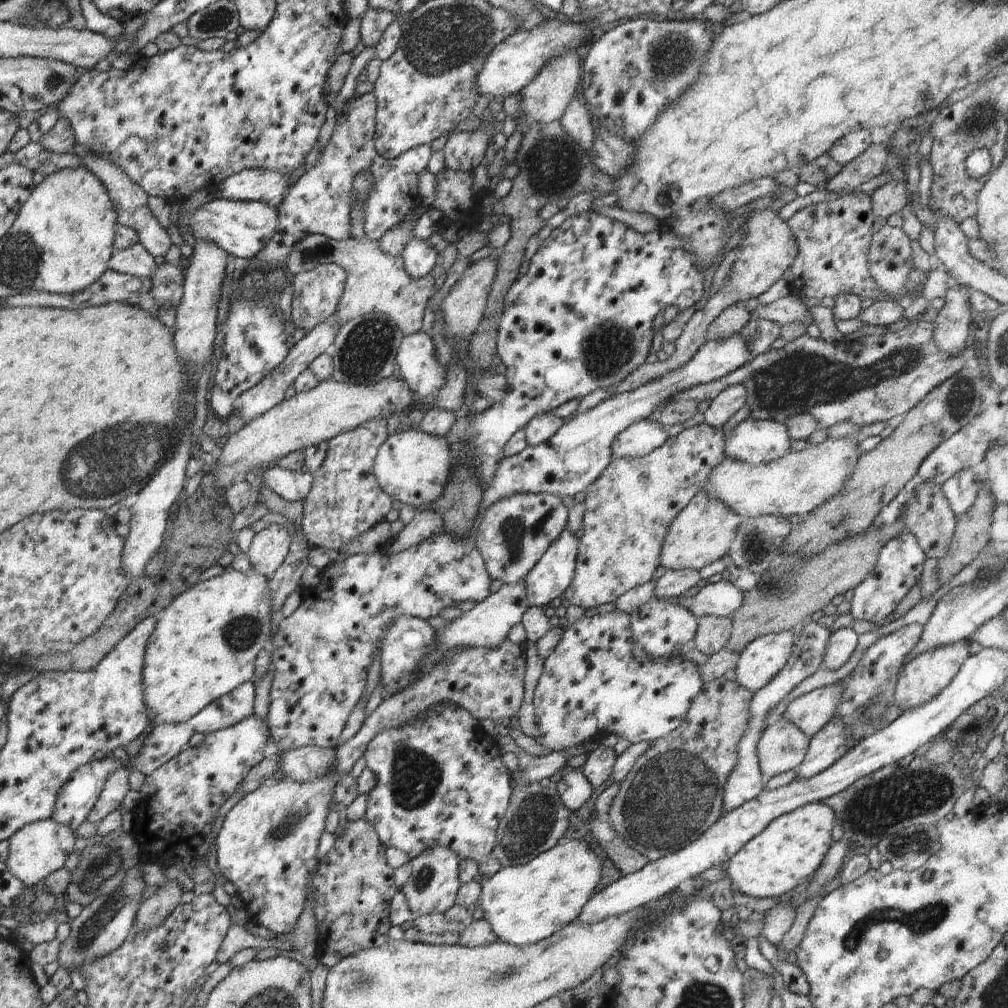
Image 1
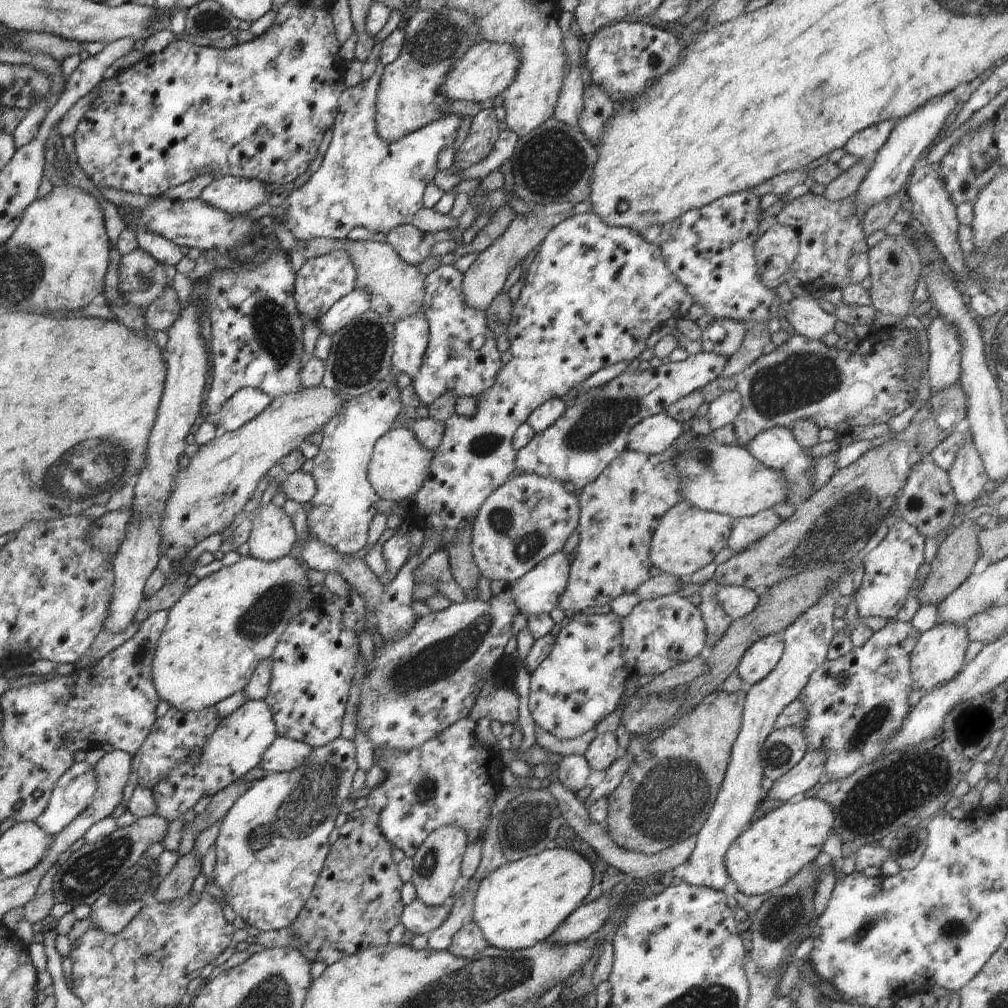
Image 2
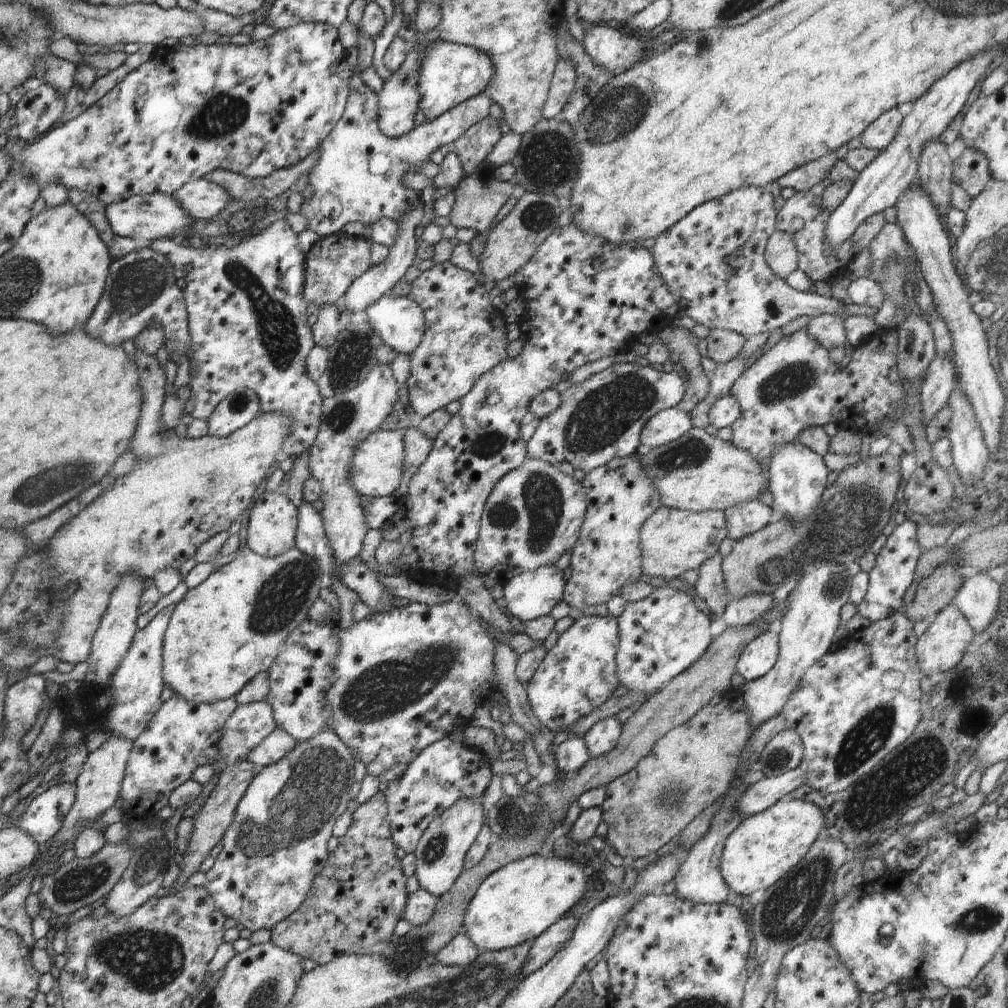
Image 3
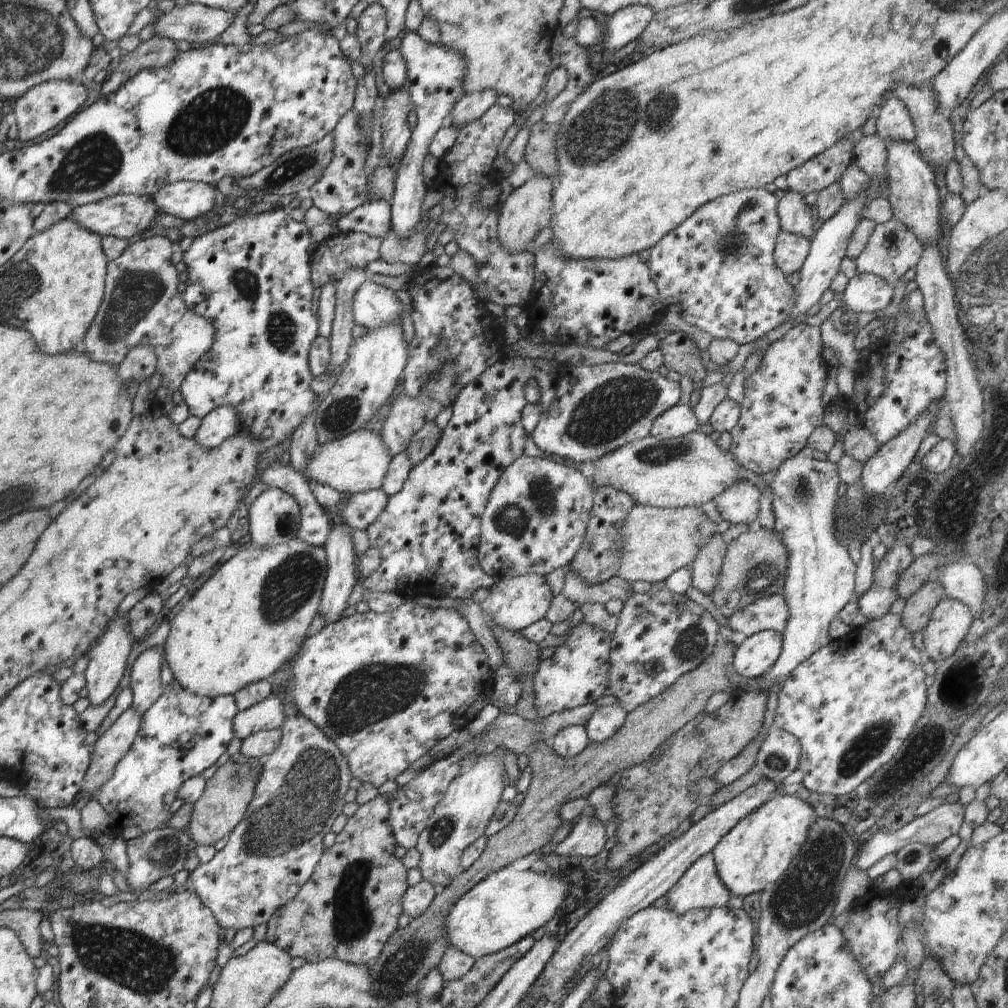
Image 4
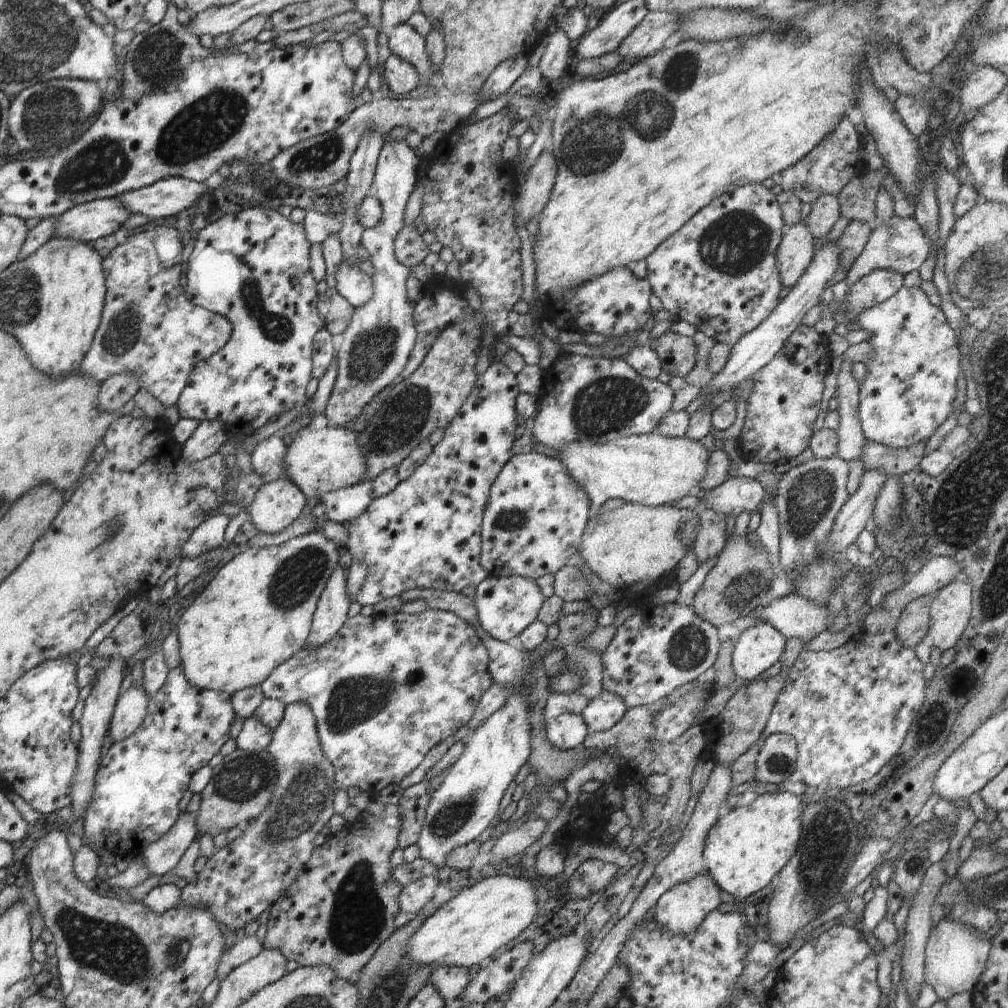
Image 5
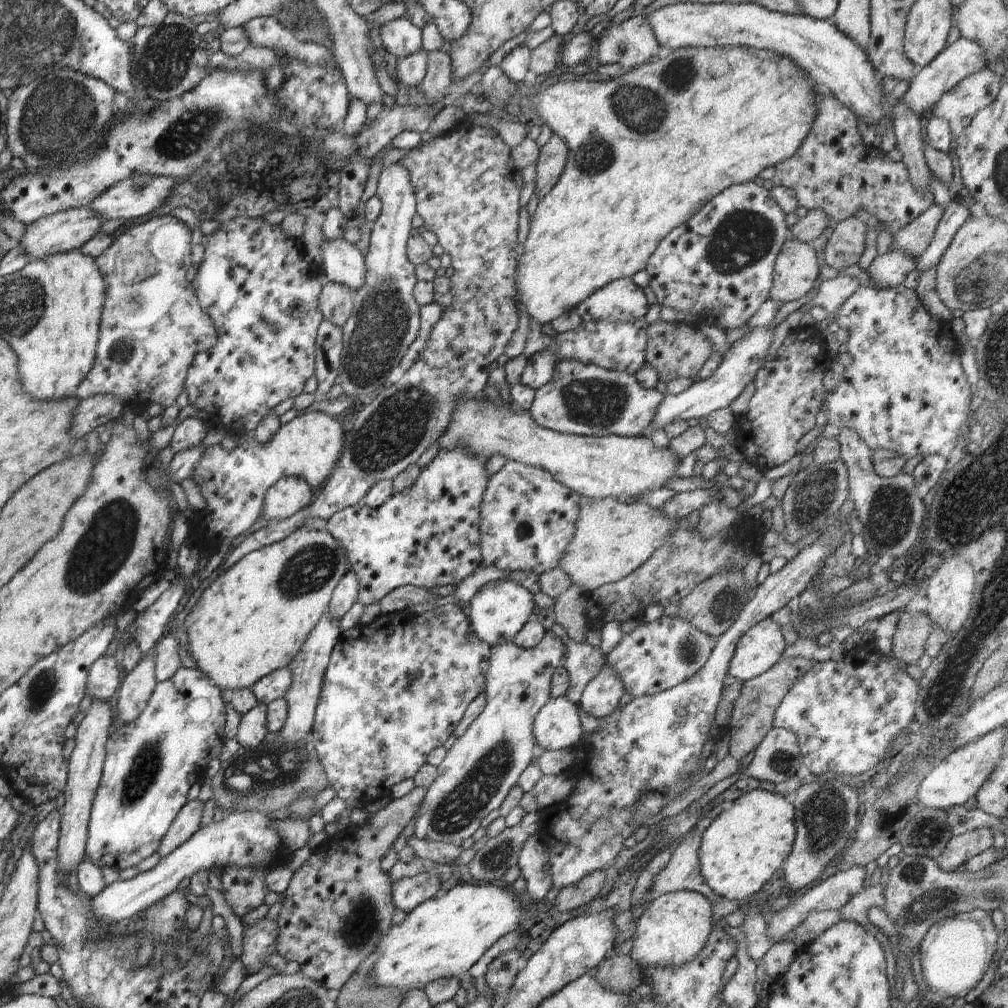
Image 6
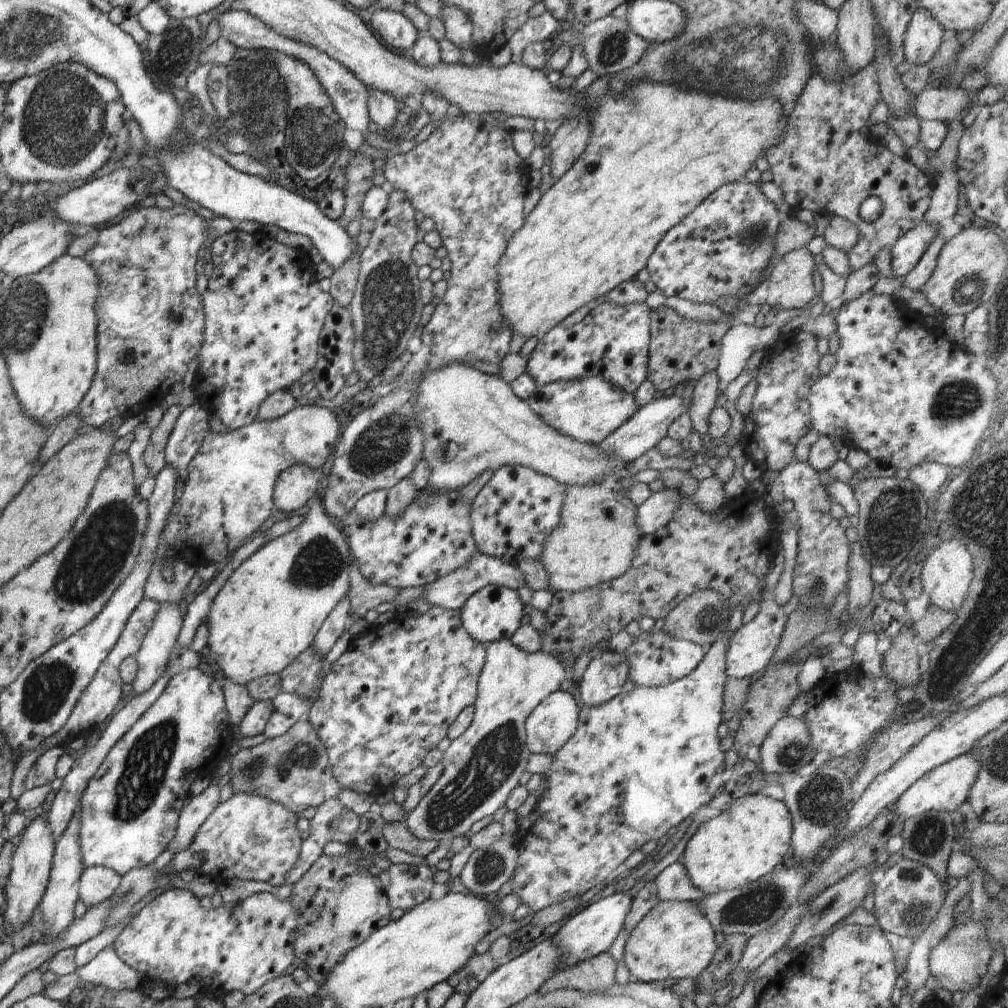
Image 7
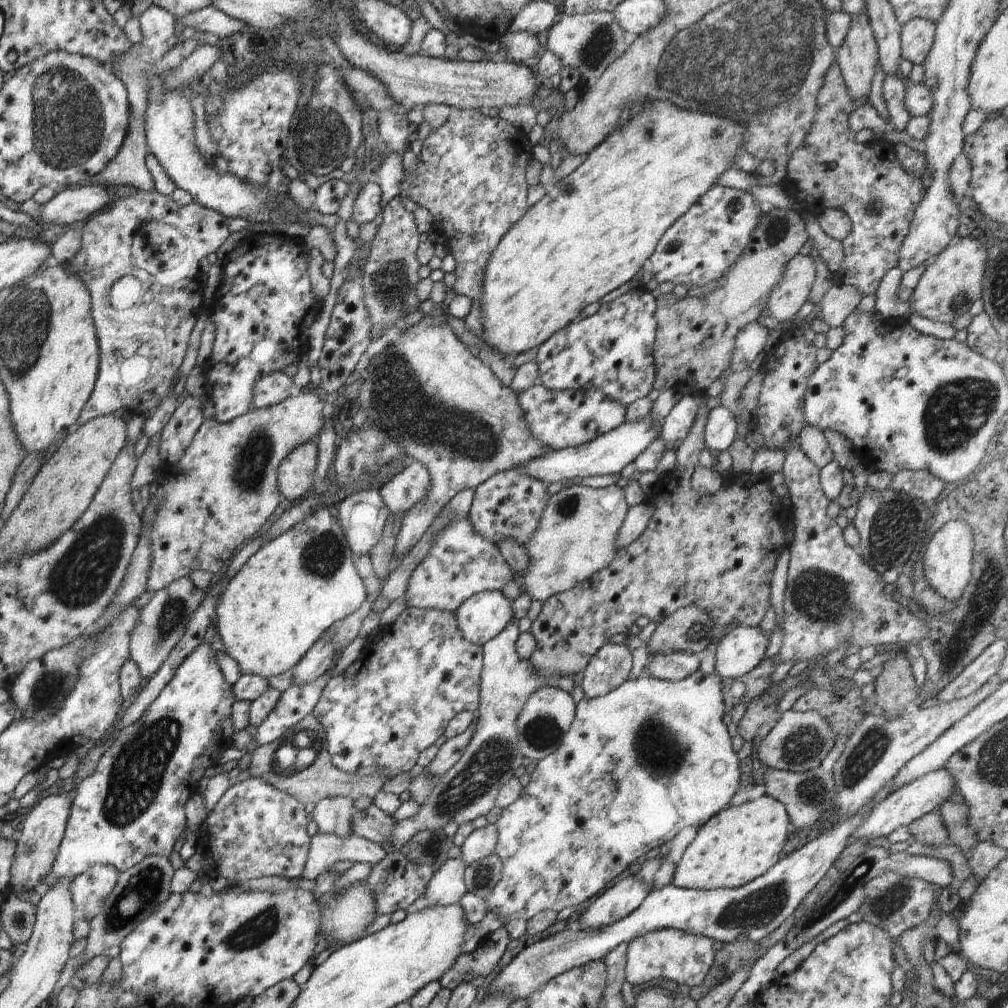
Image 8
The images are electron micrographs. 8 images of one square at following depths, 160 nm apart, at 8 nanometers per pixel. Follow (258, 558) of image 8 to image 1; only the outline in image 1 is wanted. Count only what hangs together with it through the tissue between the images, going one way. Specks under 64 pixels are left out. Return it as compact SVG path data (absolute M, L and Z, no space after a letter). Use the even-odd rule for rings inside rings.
M253 567L246 572L224 571L220 576L194 584L158 614L154 633L150 634L146 644L142 670L144 703L153 725L186 723L214 700L252 681L258 654L264 649L270 649L273 640L268 582L270 580L258 574Z

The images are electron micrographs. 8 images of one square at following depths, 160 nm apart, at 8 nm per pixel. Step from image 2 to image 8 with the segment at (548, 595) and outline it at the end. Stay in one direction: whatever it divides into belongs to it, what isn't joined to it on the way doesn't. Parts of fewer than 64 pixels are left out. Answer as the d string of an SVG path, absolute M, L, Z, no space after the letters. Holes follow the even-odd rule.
M501 591L470 596L454 613L462 638L483 648L514 620L512 604Z

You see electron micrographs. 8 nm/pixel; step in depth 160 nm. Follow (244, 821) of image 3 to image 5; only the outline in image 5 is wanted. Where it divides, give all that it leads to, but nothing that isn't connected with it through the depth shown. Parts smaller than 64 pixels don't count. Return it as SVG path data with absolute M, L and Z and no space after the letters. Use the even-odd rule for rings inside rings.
M308 704L286 705L284 718L273 732L267 750L278 770L270 806L256 820L249 821L242 834L234 833L230 844L206 862L196 882L181 890L182 900L204 904L232 932L257 920L290 888L314 852L314 839L334 815L332 800L339 784L334 780L332 762L320 748L316 720Z

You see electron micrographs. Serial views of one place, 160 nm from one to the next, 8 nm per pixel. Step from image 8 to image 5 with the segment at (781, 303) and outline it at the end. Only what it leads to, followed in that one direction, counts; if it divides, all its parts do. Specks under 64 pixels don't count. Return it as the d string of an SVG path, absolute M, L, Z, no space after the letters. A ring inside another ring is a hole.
M802 221L785 225L782 233L775 260L782 286L792 288L814 258L815 240Z

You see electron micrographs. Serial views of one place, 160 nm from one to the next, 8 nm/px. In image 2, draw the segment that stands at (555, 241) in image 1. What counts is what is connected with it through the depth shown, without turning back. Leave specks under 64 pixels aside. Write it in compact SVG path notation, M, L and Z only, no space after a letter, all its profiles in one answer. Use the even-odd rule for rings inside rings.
M579 213L573 214L566 220L557 224L550 232L544 237L538 253L530 264L526 276L524 278L524 286L521 289L519 298L511 303L513 308L507 332L508 340L510 340L510 354L512 360L506 365L502 365L498 376L496 377L494 386L491 386L487 391L476 397L478 400L478 410L476 414L471 417L458 415L454 413L443 425L445 431L440 446L433 452L433 460L430 463L430 470L424 486L410 499L410 508L405 519L410 522L410 526L417 527L424 531L430 529L432 532L437 532L441 538L441 544L444 549L451 541L451 538L456 534L460 527L465 527L470 523L473 524L475 516L478 514L482 503L494 492L499 486L502 486L510 476L514 475L515 470L515 456L518 452L512 446L512 439L516 429L526 423L528 415L541 404L549 401L552 398L564 399L568 390L572 390L574 386L582 384L587 378L590 378L594 372L598 372L601 368L606 368L610 364L616 362L630 362L636 360L644 350L646 350L646 340L652 331L664 325L668 318L682 318L687 317L688 309L695 300L688 294L685 286L670 272L667 267L665 258L662 256L660 247L657 243L649 243L644 240L639 233L634 232L626 227L615 227L604 222L596 213Z

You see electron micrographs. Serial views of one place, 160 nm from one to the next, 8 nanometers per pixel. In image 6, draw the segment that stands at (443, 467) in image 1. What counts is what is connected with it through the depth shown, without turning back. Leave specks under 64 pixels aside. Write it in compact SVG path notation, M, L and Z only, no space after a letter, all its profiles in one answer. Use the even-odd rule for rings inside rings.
M309 412L282 424L270 442L260 444L252 433L248 433L246 442L231 452L224 450L221 444L204 448L192 480L200 486L206 508L188 519L189 536L199 554L210 559L222 544L230 543L246 532L261 516L264 496L278 480L298 476L310 486L320 486L332 475L340 460L344 434L345 430L336 418L324 412Z

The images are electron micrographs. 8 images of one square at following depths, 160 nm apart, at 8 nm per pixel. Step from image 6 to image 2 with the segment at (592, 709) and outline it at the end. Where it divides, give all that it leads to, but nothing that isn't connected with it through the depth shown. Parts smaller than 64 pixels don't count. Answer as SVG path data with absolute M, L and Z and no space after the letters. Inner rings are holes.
M598 731L583 757L592 770L606 770L620 755L615 733Z

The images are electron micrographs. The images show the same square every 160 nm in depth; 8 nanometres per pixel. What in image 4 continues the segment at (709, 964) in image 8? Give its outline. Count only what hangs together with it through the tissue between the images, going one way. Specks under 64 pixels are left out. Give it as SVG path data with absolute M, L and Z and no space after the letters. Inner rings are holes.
M708 853L698 858L665 896L668 908L682 916L690 910L725 906L730 894L718 878L712 854Z

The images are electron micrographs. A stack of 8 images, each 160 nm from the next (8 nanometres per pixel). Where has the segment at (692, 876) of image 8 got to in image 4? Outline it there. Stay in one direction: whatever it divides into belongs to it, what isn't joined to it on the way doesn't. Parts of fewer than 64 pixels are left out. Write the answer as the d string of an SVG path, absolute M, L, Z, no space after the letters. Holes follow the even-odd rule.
M776 794L760 808L740 820L710 852L718 878L731 894L746 897L764 891L767 885L781 879L788 866L806 842L810 826L817 816L804 800L795 795Z

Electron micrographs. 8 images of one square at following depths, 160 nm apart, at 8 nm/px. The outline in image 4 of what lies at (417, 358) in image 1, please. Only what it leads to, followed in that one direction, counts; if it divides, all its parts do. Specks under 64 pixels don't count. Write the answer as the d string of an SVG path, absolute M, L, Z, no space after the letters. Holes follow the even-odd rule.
M367 280L356 290L352 300L355 323L364 328L380 328L380 324L401 322L402 304L393 290Z

